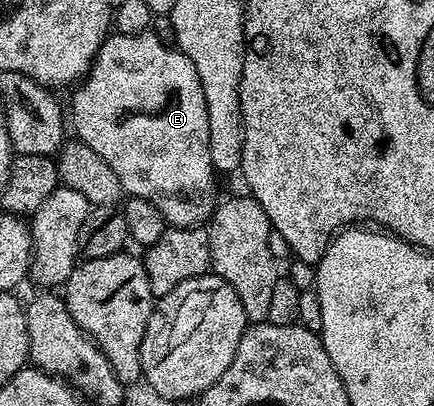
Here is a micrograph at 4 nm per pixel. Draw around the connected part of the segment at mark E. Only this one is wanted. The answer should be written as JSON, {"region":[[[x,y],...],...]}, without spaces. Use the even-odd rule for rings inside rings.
{"region":[[[106,34],[92,67],[85,74],[85,78],[76,84],[75,90],[77,92],[73,95],[71,127],[72,130],[73,127],[77,130],[76,138],[80,142],[86,143],[91,149],[95,149],[95,153],[99,153],[99,157],[103,157],[103,161],[107,161],[107,165],[111,165],[115,177],[119,177],[122,192],[126,196],[134,195],[135,197],[143,197],[143,201],[151,201],[151,205],[155,205],[155,209],[159,209],[159,213],[163,213],[166,224],[175,227],[196,227],[204,224],[209,216],[213,214],[215,206],[213,194],[217,191],[216,185],[213,184],[215,172],[211,161],[211,145],[209,144],[209,130],[207,129],[207,101],[203,97],[203,85],[199,81],[199,73],[195,73],[193,62],[183,52],[178,51],[176,46],[169,44],[168,47],[159,36],[153,34]]]}

